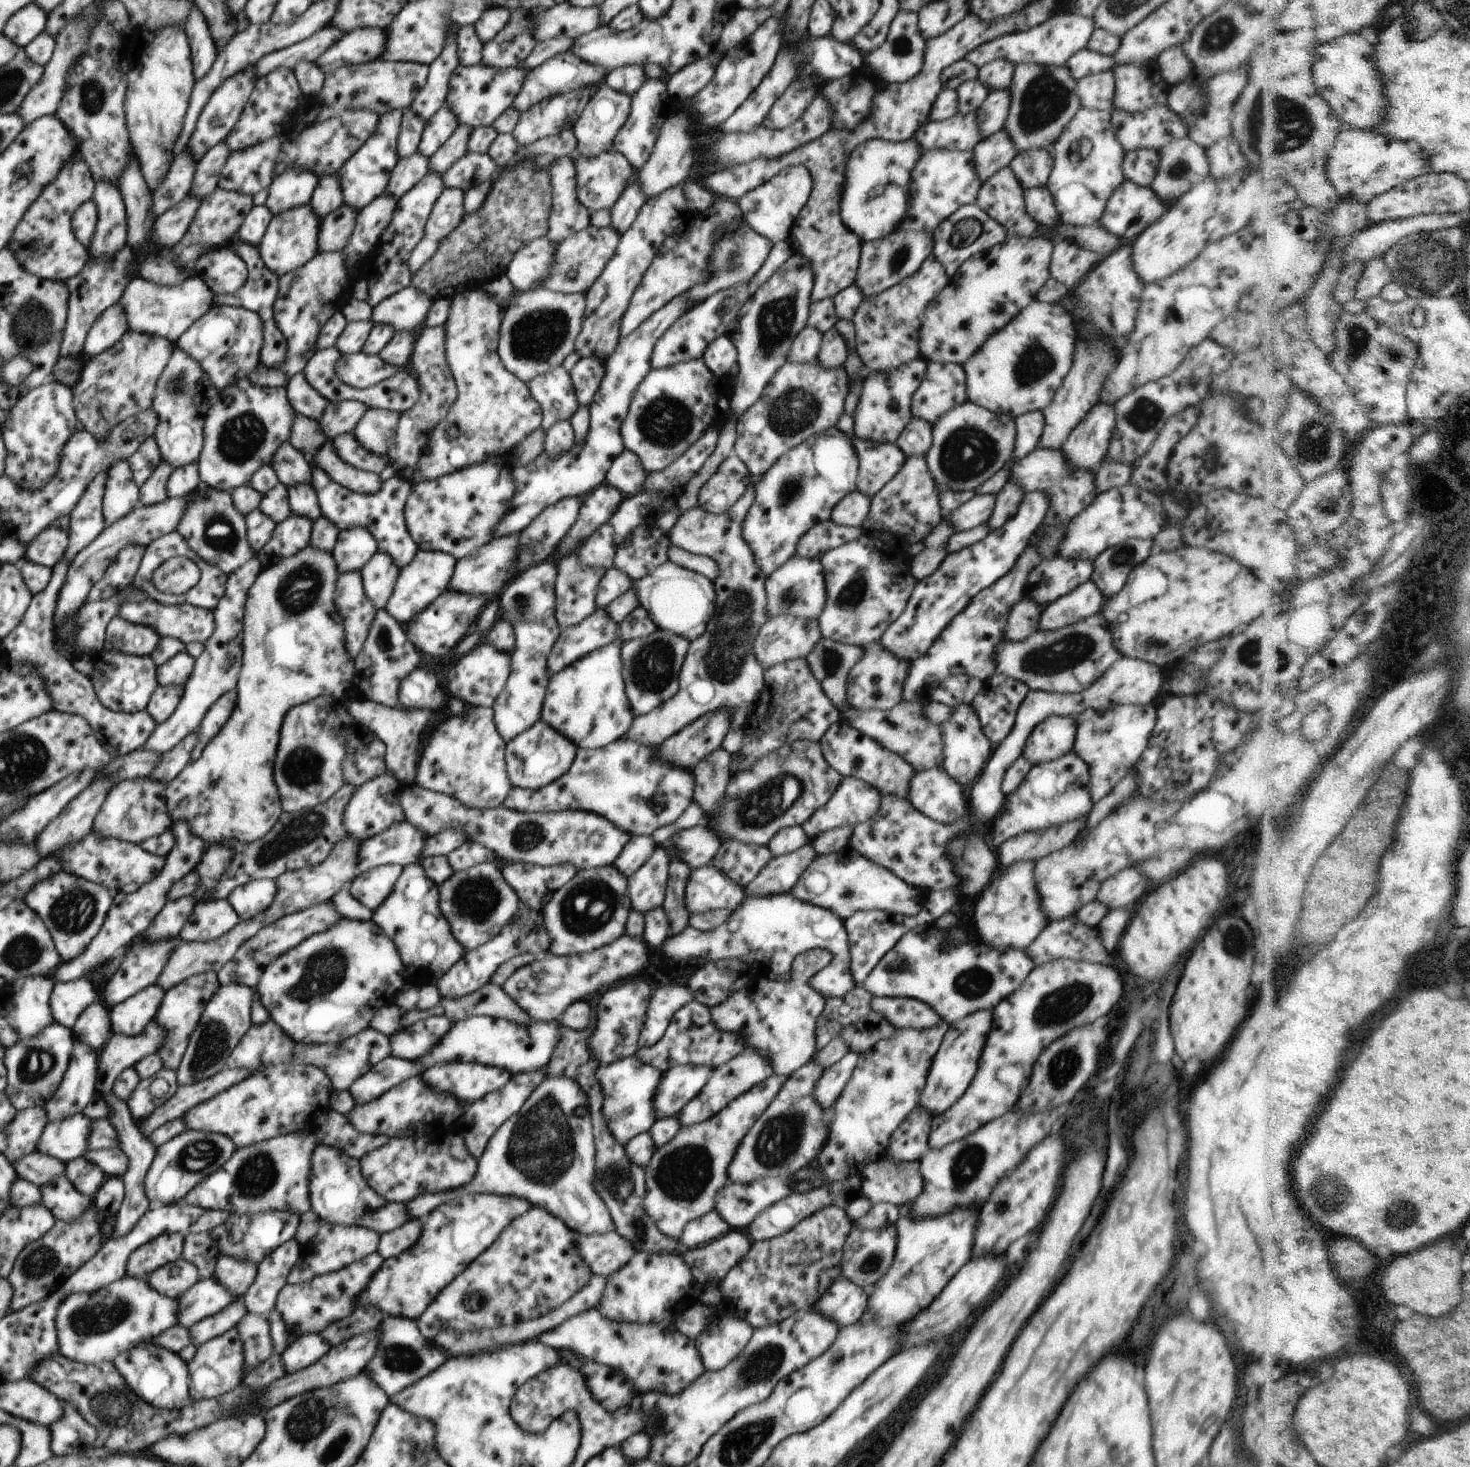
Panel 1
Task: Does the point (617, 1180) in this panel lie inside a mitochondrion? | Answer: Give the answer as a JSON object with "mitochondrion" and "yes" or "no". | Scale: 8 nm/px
{"mitochondrion":"yes"}

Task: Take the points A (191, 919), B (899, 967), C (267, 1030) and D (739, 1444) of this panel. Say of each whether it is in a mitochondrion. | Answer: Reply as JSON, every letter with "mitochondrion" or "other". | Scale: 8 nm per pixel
{"A":"other","B":"mitochondrion","C":"other","D":"mitochondrion"}

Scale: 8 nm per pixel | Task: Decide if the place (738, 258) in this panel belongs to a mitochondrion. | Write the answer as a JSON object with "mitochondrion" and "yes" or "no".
{"mitochondrion":"yes"}

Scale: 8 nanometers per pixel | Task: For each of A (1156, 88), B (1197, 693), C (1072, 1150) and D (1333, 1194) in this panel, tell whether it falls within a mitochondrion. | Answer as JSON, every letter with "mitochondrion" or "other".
{"A":"other","B":"other","C":"other","D":"mitochondrion"}

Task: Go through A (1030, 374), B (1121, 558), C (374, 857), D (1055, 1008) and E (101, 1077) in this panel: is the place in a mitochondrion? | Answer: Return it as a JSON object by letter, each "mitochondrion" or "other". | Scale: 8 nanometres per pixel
{"A":"mitochondrion","B":"mitochondrion","C":"other","D":"mitochondrion","E":"other"}

